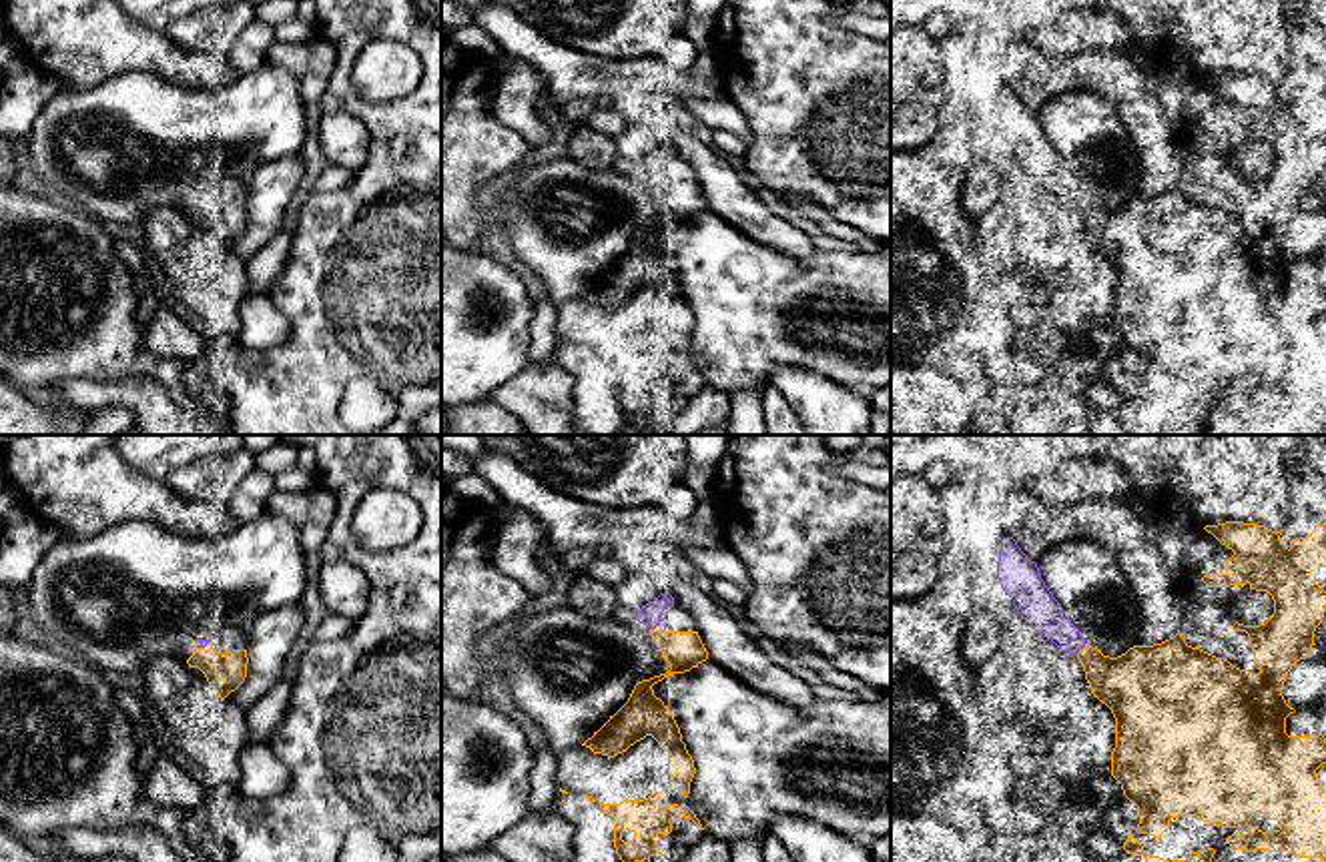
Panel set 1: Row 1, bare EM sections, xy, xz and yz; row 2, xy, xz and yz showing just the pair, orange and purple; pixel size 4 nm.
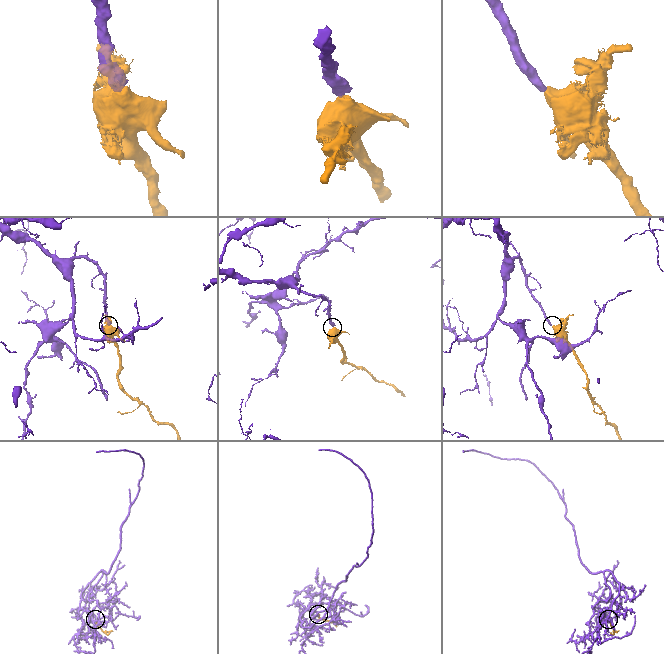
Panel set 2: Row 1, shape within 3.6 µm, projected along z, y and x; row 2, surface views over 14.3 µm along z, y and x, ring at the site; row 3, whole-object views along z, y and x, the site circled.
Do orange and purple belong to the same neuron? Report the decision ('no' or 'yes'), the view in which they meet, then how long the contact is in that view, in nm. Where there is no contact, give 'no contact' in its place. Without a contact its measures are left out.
yes; contact in yz; length 50 nm

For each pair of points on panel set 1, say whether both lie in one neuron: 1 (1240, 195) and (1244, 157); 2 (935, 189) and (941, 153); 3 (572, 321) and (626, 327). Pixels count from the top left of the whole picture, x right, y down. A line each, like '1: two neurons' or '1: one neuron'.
1: two neurons
2: one neuron
3: one neuron

